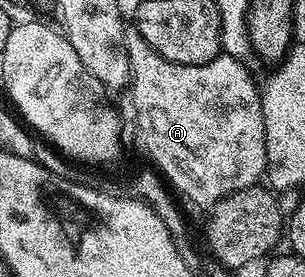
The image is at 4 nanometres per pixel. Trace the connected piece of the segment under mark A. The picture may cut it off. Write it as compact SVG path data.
M137 27L126 28L124 42L131 64L128 92L134 95L138 128L146 139L146 148L158 163L157 171L175 193L183 192L194 204L213 206L236 190L255 187L266 174L266 139L259 85L254 85L245 63L234 56L220 54L212 62L177 64L165 60L144 38Z

